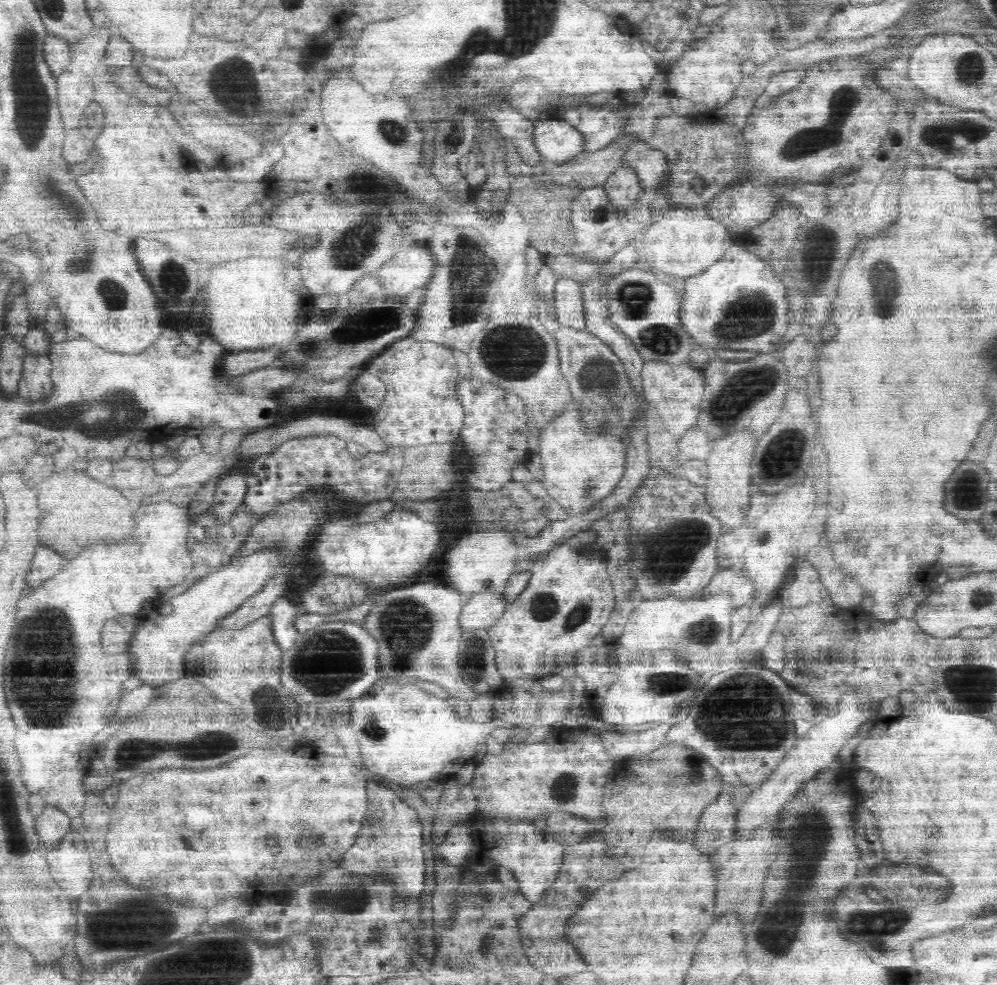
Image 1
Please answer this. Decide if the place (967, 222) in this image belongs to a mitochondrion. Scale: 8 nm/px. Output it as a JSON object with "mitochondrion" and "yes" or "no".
{"mitochondrion":"no"}

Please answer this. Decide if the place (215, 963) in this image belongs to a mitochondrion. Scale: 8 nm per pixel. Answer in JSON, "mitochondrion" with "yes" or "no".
{"mitochondrion":"yes"}

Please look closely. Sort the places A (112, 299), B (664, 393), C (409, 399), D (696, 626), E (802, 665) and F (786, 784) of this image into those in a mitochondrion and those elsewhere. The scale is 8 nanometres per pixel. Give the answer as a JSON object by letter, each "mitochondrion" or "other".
{"A":"mitochondrion","B":"other","C":"other","D":"mitochondrion","E":"mitochondrion","F":"other"}

